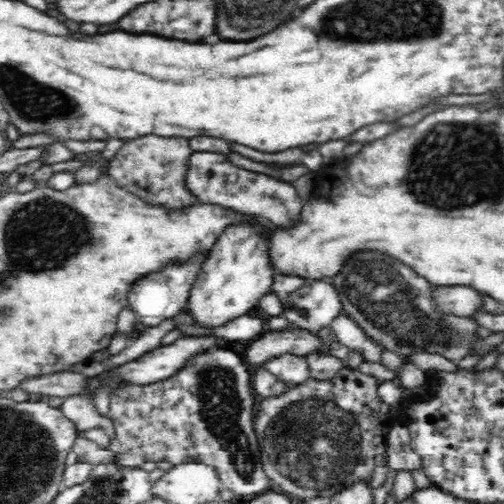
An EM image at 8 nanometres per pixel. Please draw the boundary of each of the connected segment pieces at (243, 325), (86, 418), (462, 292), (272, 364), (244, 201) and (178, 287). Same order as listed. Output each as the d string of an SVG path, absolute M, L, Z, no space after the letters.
M242 314L242 316L231 320L224 326L218 326L218 328L180 326L178 329L187 333L187 336L216 335L216 337L222 337L222 339L226 339L226 342L231 343L240 340L253 342L255 338L263 334L264 330L267 329L267 325L265 318Z
M86 395L66 397L62 402L61 411L68 420L71 420L76 425L76 429L80 434L86 432L86 430L101 427L110 440L114 438L114 430L111 430L109 420L105 420L98 413L93 398Z
M467 284L435 287L437 308L441 312L453 312L456 316L471 316L476 310L483 310L484 293Z
M278 356L274 360L270 360L264 368L266 368L276 379L286 385L295 387L296 385L306 383L310 379L310 370L305 358L300 356Z
M192 150L186 162L184 174L186 189L196 197L198 203L219 204L236 212L248 213L270 224L290 224L302 208L302 200L296 188L298 184L272 178L270 175L248 171L234 166L224 154L196 152Z
M196 258L192 262L178 263L177 266L174 264L174 268L165 268L162 272L156 272L154 276L146 275L146 278L134 283L132 290L129 291L128 308L136 313L138 323L157 327L166 318L174 318L180 313L187 297L190 296L191 284L194 284L194 278L204 259L206 258Z

